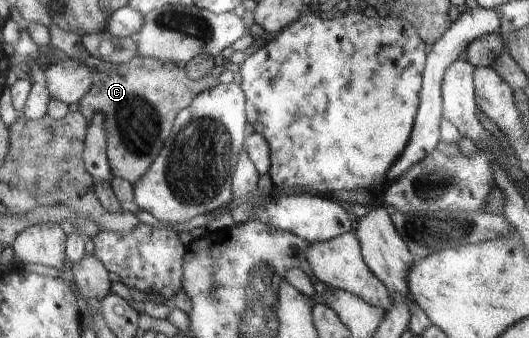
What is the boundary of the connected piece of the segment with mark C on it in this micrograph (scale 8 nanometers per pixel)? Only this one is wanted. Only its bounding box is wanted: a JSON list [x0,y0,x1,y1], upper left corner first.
[50,22,219,185]

